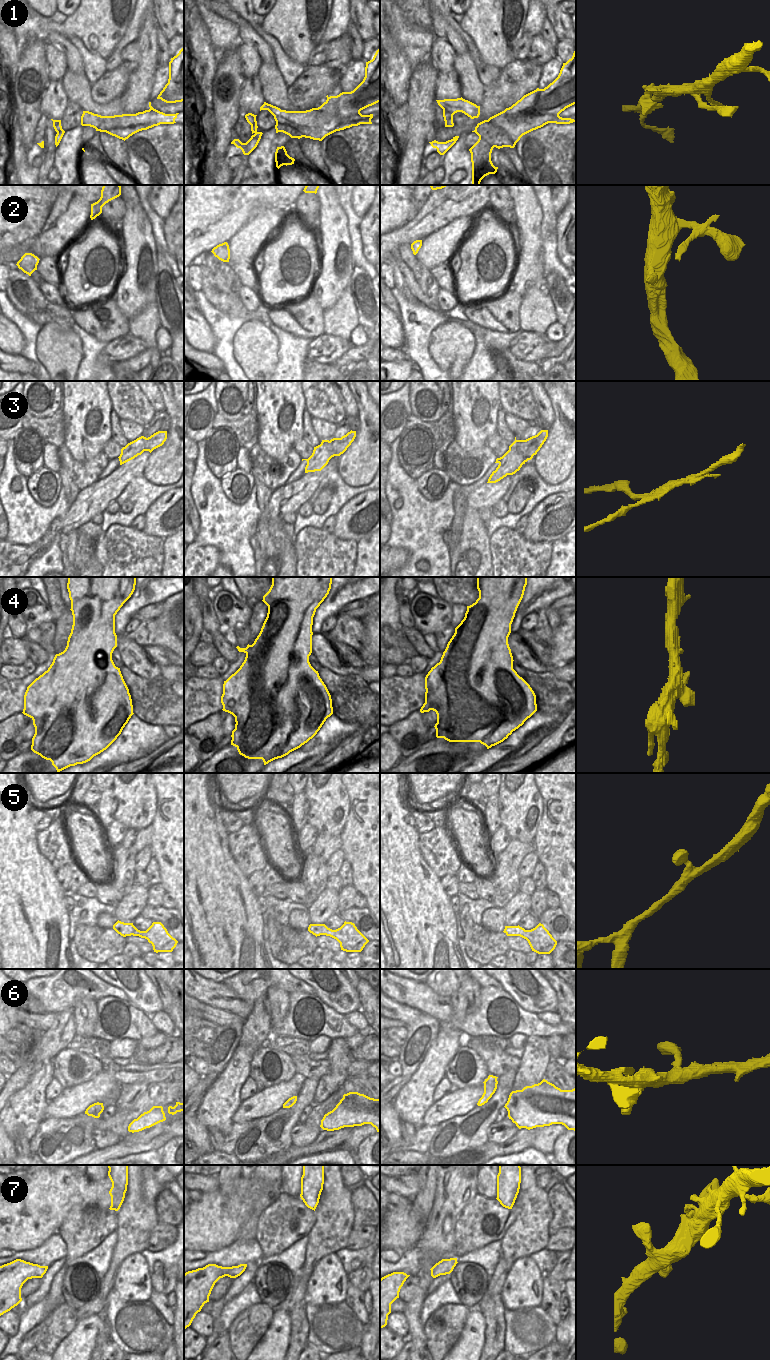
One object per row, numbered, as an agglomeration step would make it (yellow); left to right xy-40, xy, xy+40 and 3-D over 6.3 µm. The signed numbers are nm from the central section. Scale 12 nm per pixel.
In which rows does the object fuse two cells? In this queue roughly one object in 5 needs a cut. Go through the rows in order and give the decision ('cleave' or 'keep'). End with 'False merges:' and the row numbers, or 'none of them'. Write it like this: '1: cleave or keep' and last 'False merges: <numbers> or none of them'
1: cleave
2: keep
3: cleave
4: keep
5: keep
6: keep
7: keep
False merges: 1, 3

